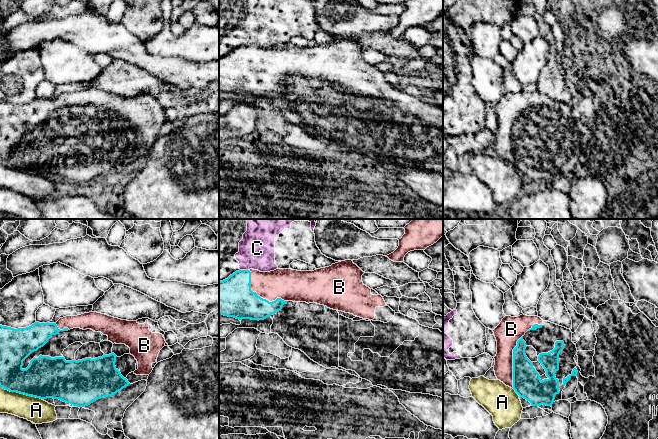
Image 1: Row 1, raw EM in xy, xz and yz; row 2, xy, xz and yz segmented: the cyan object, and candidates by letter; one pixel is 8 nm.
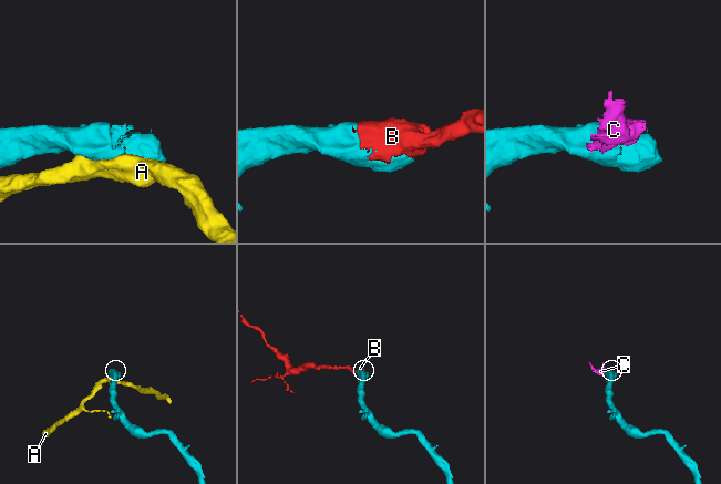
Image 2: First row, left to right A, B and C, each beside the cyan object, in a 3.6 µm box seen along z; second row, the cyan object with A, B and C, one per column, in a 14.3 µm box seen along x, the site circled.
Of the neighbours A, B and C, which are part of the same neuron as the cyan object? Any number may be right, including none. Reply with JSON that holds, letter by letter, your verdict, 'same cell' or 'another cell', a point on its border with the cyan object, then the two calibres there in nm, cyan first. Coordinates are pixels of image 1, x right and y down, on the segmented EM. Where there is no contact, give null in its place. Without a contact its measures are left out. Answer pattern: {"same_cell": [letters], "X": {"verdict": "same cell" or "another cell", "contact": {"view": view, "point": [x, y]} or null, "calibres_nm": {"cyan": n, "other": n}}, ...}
{"same_cell": ["B"], "A": {"verdict": "another cell", "contact": {"view": "xy", "point": [21, 393]}, "calibres_nm": {"cyan": 340, "other": 200}}, "B": {"verdict": "same cell", "contact": {"view": "xz", "point": [259, 296]}, "calibres_nm": {"cyan": 320, "other": 260}}, "C": {"verdict": "another cell", "contact": {"view": "xz", "point": [244, 270]}, "calibres_nm": {"cyan": 320, "other": 280}}}

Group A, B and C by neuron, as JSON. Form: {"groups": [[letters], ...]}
{"groups": [["A"], ["B"], ["C"]]}

